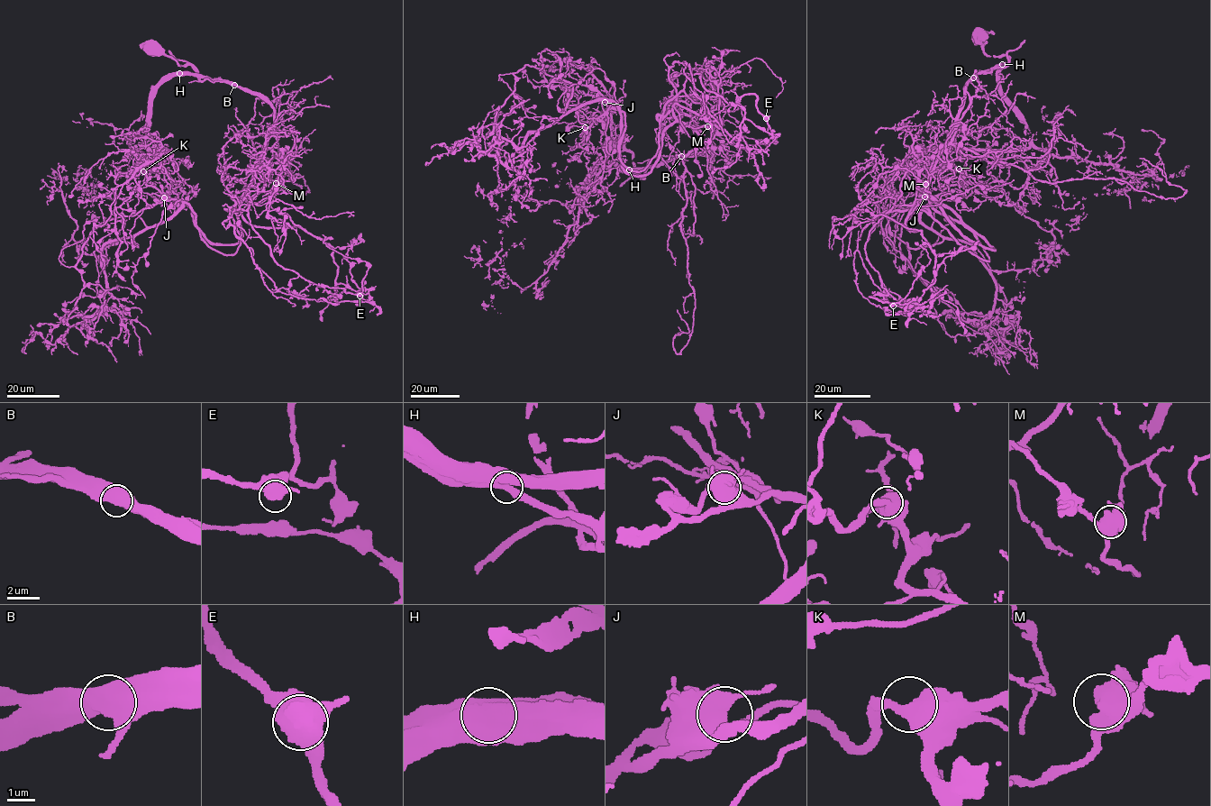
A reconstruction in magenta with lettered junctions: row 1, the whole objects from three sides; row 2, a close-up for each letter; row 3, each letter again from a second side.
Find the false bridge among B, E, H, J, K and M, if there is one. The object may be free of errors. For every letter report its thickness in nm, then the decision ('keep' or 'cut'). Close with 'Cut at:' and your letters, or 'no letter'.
B: calibre 650 nm; cut
E: calibre 650 nm; keep
H: calibre 650 nm; keep
J: calibre 650 nm; keep
K: calibre 550 nm; keep
M: calibre 650 nm; keep
Cut at: B

